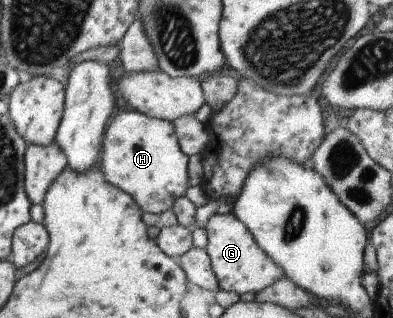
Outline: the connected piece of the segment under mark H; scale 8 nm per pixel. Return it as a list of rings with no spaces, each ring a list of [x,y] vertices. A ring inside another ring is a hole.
[[[119,109],[108,123],[98,156],[104,180],[131,196],[143,213],[161,214],[171,211],[174,200],[183,197],[189,188],[189,156],[181,152],[173,124],[127,109]]]

